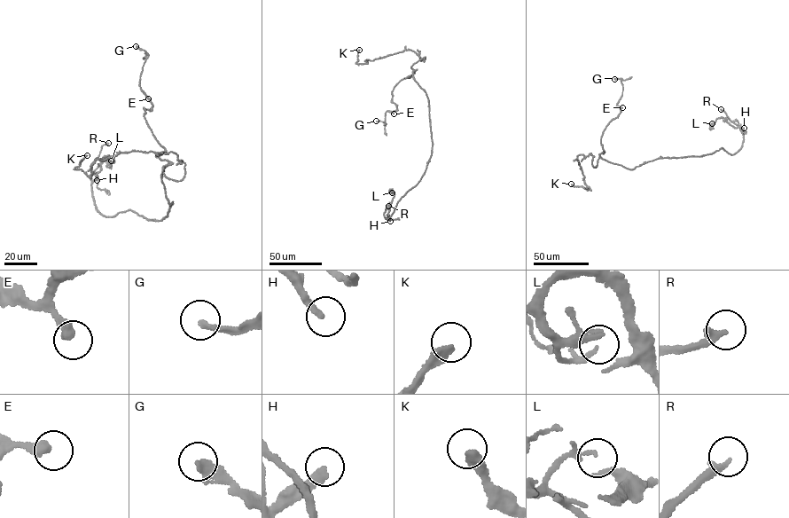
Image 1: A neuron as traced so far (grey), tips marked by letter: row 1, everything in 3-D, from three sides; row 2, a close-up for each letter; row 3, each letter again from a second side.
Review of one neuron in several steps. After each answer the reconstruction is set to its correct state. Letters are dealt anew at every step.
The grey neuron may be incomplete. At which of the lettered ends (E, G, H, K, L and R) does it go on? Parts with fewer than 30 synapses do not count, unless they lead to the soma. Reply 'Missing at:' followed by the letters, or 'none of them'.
Missing at: G, H, R

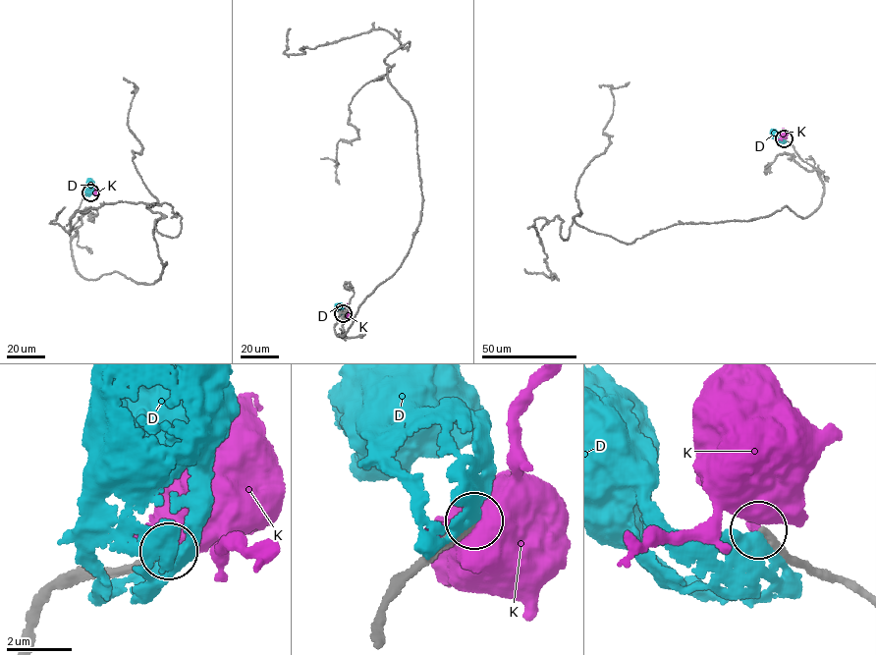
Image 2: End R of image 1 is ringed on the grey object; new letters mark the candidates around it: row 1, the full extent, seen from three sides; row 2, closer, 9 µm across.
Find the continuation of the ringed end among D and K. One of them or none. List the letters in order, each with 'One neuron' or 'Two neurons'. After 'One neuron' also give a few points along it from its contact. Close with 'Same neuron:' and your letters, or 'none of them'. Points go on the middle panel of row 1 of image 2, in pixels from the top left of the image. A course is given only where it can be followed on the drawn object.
D: Two neurons
K: Two neurons
Same neuron: none of them

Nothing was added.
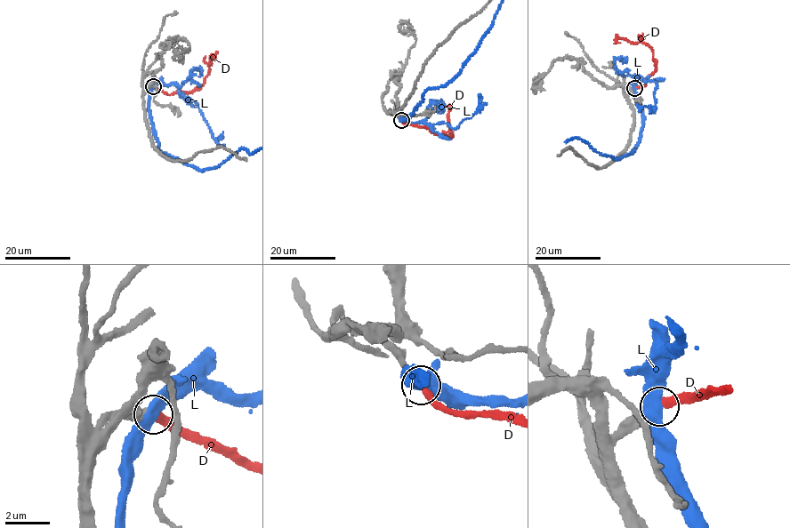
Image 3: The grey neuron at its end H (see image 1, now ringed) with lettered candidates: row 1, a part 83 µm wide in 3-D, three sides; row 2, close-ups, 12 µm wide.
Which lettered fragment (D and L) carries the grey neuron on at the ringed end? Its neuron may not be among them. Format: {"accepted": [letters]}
{"accepted": ["D"]}

